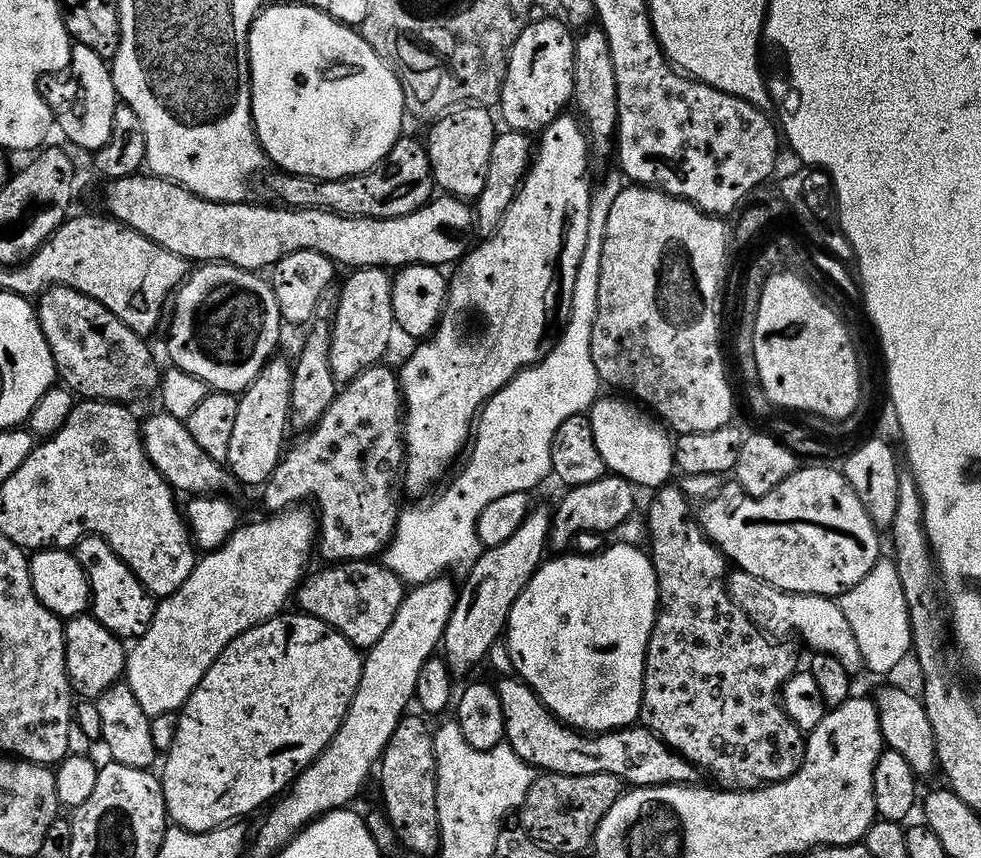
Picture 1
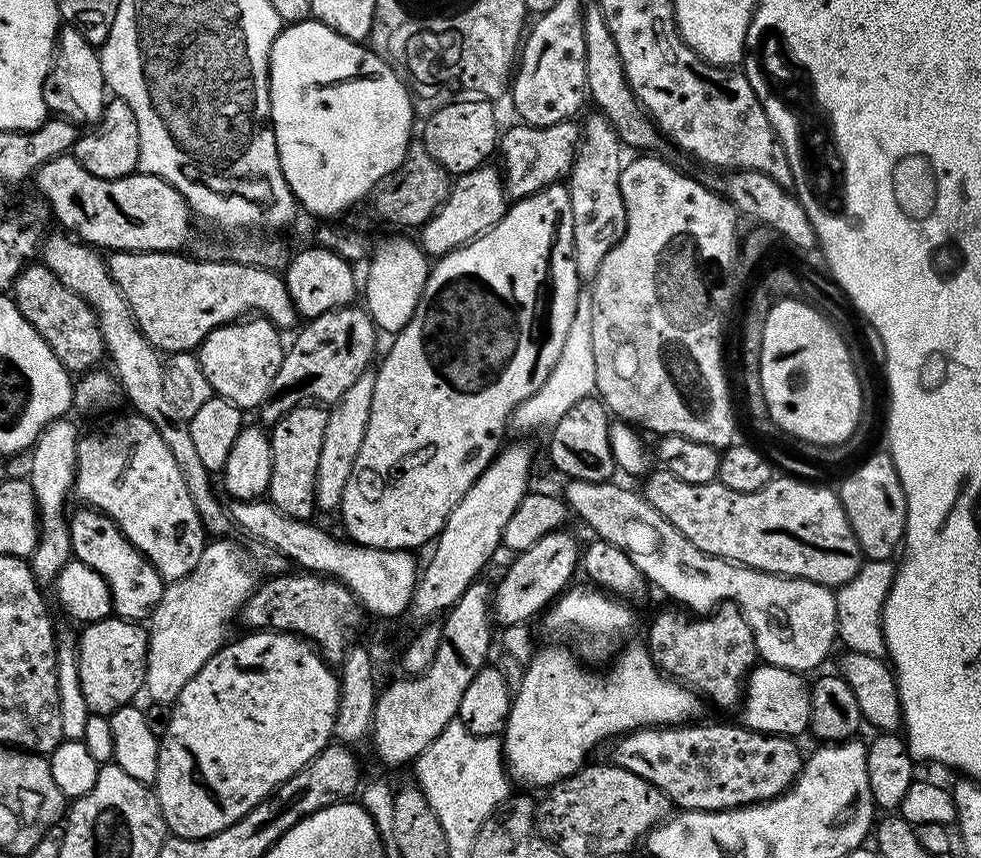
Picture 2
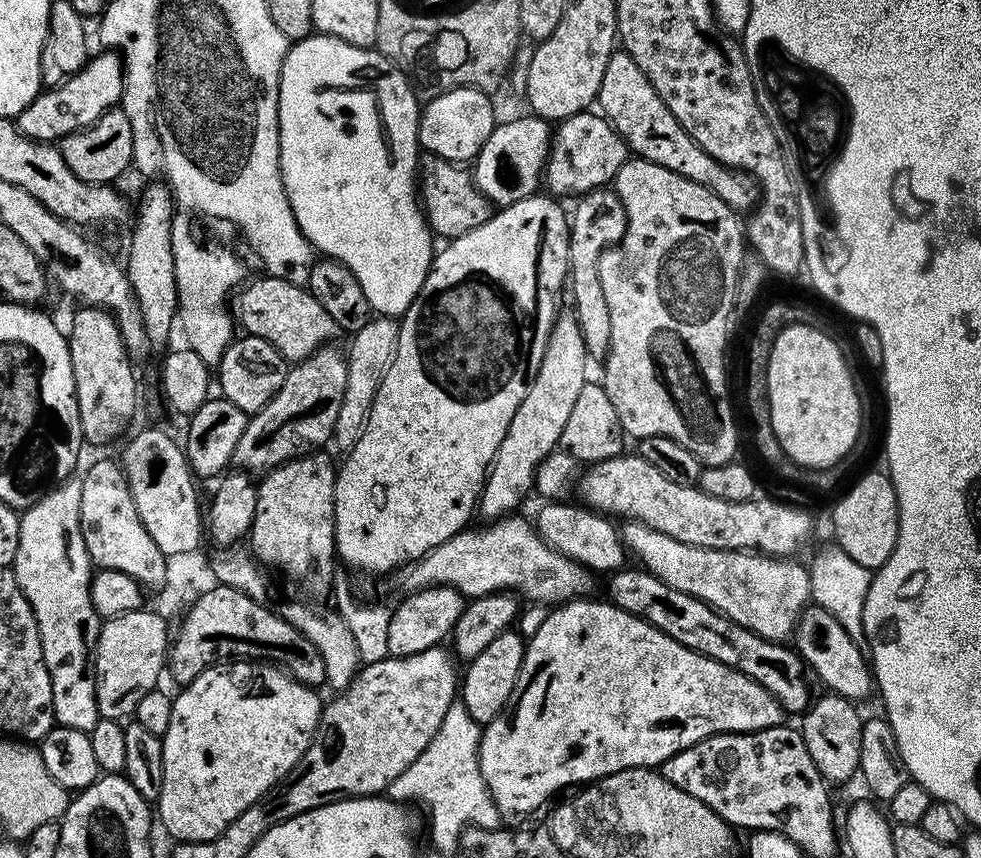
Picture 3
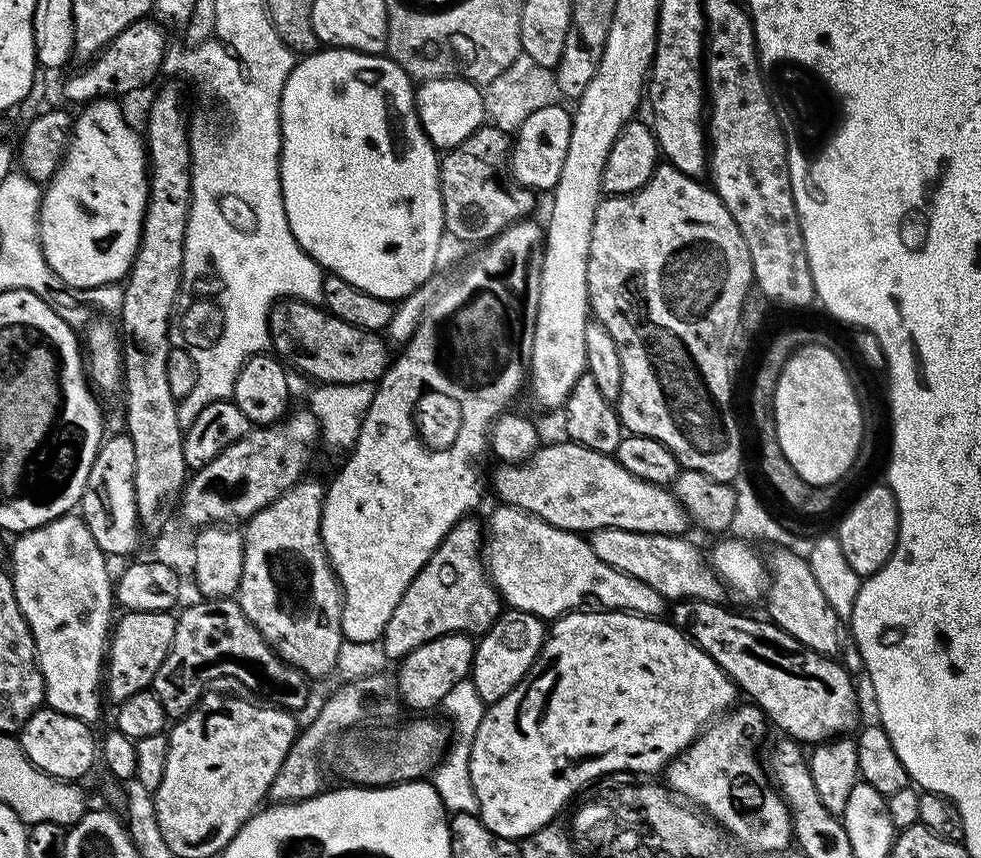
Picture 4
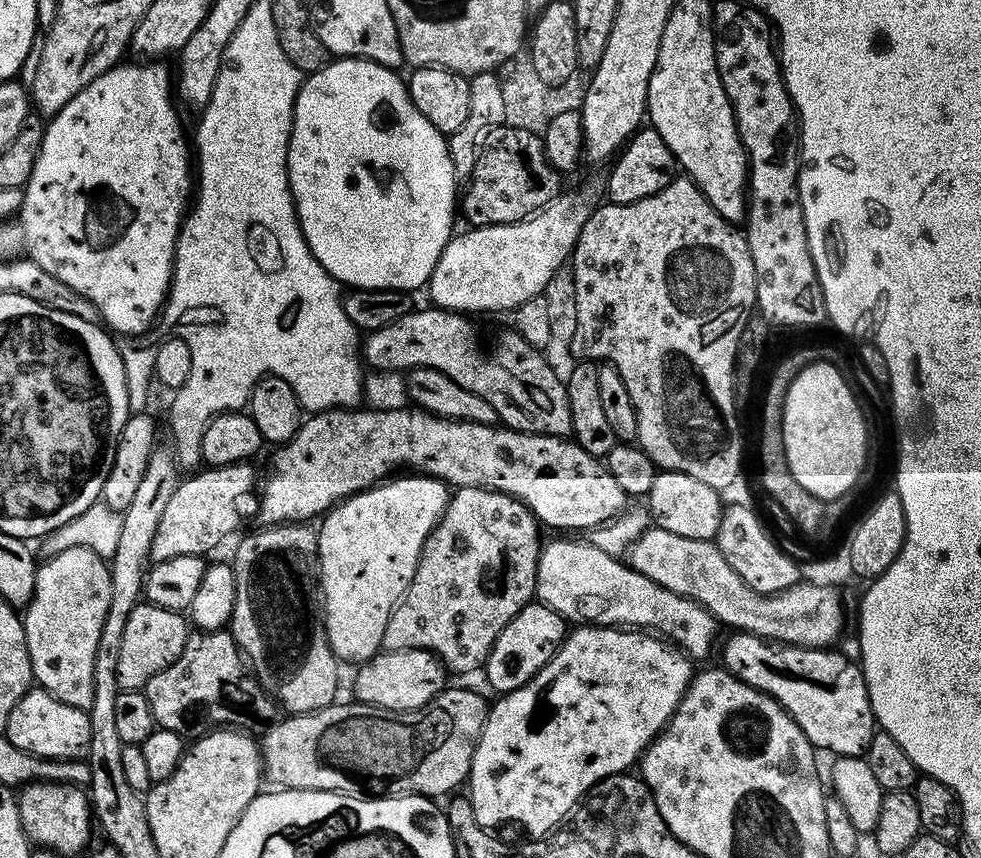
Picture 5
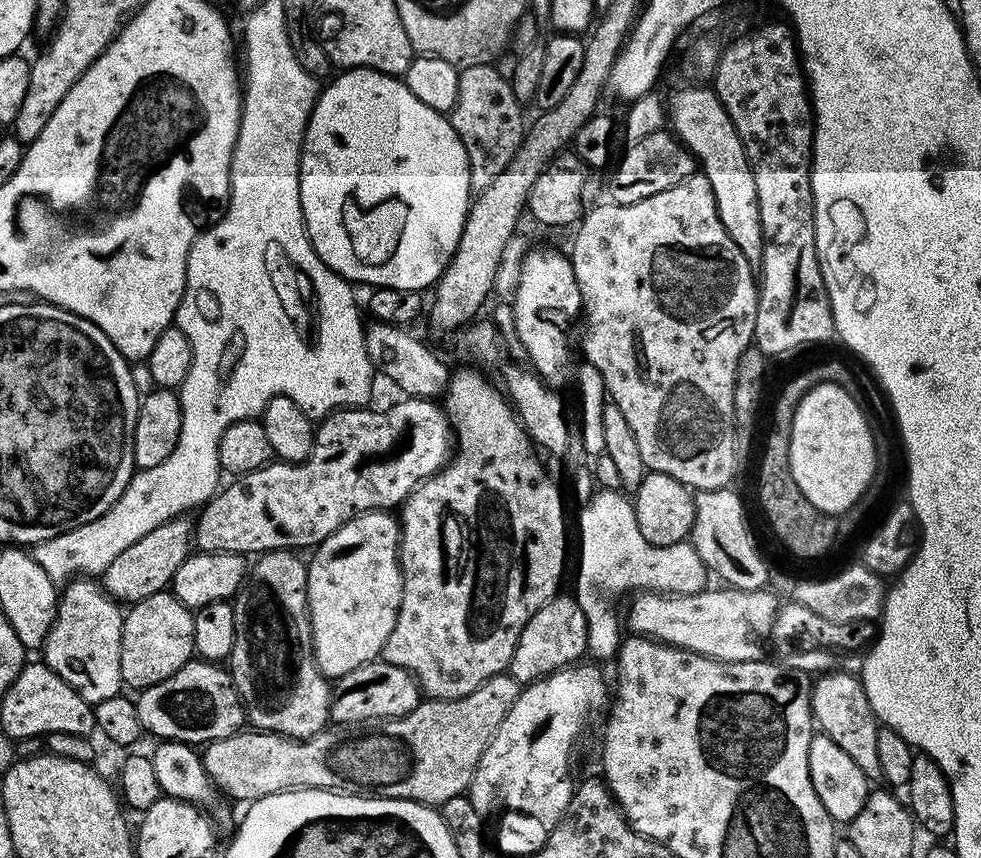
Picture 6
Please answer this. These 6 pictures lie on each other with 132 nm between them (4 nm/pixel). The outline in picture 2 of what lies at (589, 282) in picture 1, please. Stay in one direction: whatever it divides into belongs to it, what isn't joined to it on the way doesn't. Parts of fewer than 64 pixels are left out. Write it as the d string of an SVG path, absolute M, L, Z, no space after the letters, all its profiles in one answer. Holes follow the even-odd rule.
M581 302L576 308L574 322L570 322L570 334L566 334L566 346L562 346L562 354L546 382L530 398L526 398L516 407L510 421L511 427L521 428L524 432L532 432L535 428L551 426L582 398L596 392L594 378L594 334L592 333L591 303Z

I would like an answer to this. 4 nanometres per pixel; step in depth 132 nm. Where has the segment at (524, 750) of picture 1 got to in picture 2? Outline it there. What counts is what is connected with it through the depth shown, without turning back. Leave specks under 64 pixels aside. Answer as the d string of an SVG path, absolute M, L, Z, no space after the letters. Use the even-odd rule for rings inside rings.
M695 724L638 728L628 732L611 745L611 763L630 770L630 774L638 774L638 778L646 778L650 786L658 786L677 809L704 812L730 811L782 796L800 773L802 755L795 739L770 736L767 732L754 732L743 726L727 728L724 724Z

